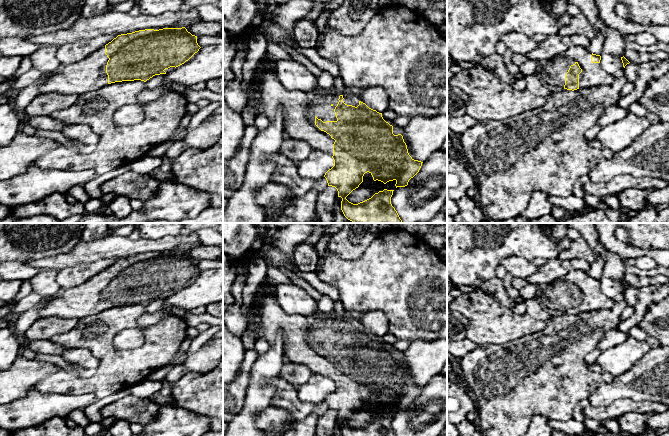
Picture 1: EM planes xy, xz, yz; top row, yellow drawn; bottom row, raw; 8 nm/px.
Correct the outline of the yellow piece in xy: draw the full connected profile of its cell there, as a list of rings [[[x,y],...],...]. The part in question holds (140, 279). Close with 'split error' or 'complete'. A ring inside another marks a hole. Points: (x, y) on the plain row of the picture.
[[[185,251],[145,253],[121,258],[83,284],[61,290],[56,296],[49,298],[48,303],[39,312],[40,318],[58,317],[80,320],[115,306],[134,304],[146,306],[155,299],[166,298],[165,293],[184,288],[200,272],[197,260],[192,259]]]; split error

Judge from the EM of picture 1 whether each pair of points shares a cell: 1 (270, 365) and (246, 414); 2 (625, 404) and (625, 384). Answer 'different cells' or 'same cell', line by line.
1: same cell
2: different cells

